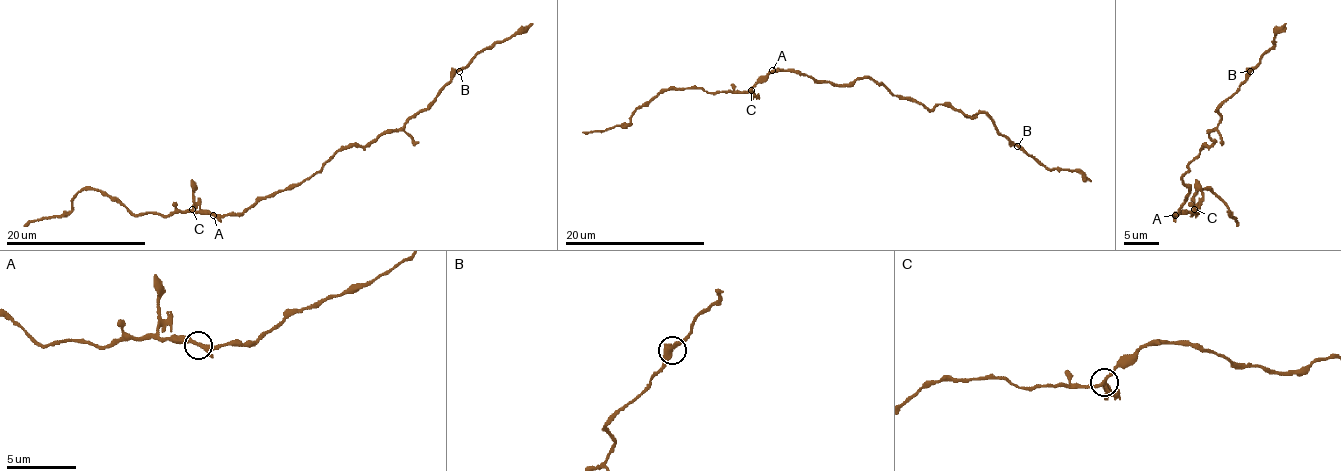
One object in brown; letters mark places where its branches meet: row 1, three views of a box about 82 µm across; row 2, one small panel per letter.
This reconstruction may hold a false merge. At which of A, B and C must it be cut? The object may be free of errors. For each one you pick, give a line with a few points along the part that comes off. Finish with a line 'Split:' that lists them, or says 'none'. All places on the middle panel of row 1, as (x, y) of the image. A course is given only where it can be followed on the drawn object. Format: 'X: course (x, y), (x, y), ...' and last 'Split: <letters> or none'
Split: C

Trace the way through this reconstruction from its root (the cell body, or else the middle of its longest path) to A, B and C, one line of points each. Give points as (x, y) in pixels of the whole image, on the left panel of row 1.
A: (294, 185), (259, 197), (241, 213), (213, 215)
B: (294, 185), (313, 176), (339, 150), (353, 145), (364, 146), (382, 134), (399, 129), (424, 111), (459, 71)
C: (294, 185), (259, 197), (241, 213), (213, 215), (192, 210)

